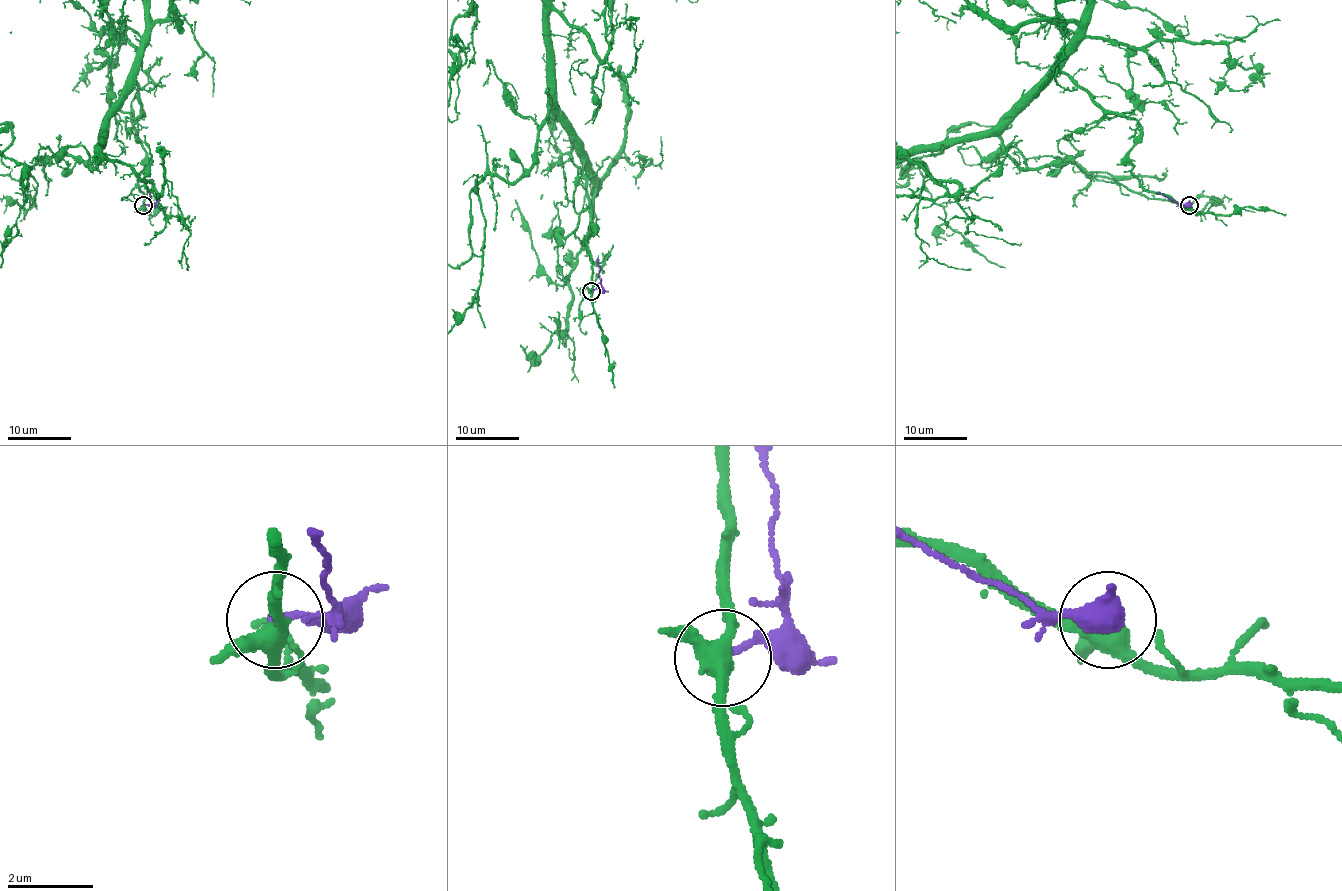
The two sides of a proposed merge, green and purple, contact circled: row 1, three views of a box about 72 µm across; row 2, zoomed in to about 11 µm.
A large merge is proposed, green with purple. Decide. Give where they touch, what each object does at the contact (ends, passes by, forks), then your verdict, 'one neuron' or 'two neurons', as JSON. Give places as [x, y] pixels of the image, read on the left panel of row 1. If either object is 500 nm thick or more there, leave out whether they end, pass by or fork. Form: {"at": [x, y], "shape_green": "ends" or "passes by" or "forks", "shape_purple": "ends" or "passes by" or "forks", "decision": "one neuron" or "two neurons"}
{"at": [143, 205], "shape_green": "forks", "shape_purple": "ends", "decision": "two neurons"}

